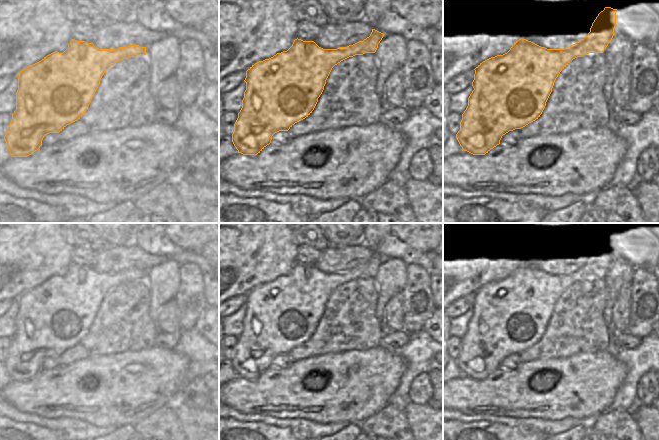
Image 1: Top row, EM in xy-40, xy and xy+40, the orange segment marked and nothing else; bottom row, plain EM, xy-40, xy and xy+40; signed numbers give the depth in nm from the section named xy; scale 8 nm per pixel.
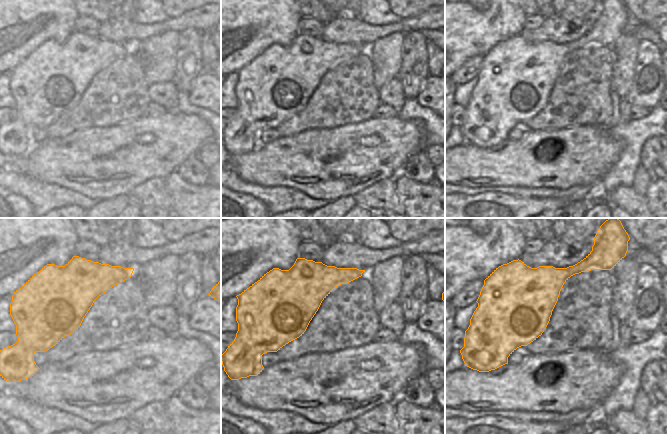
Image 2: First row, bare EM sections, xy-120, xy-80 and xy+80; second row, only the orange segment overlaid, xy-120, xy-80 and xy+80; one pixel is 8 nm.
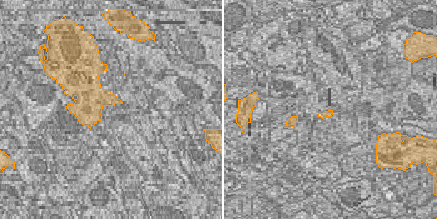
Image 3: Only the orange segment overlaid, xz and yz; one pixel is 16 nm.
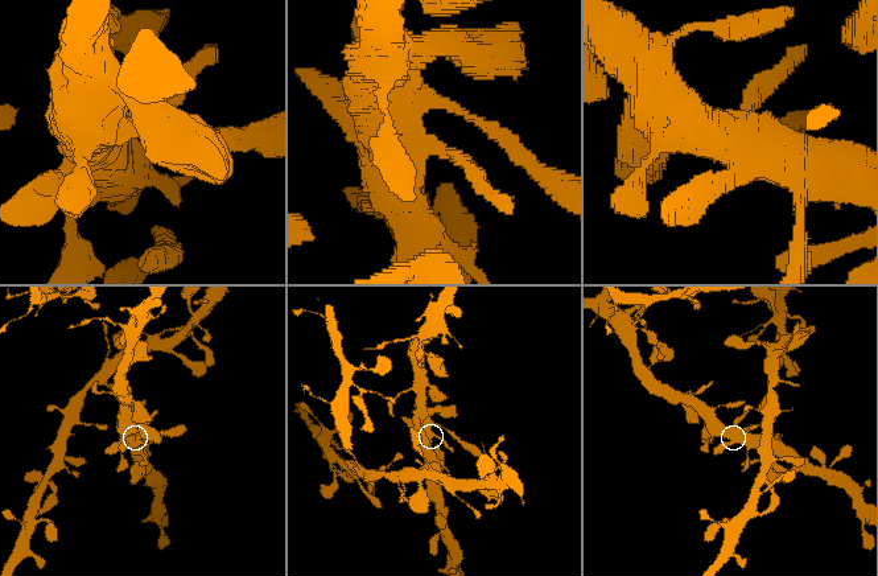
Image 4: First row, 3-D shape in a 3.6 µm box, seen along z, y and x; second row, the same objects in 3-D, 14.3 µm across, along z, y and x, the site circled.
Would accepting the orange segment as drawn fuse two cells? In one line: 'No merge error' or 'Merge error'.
No merge error

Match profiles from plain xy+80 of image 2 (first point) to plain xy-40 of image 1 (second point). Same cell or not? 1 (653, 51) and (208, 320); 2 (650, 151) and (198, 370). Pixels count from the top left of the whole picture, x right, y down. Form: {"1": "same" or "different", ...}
{"1": "different", "2": "different"}

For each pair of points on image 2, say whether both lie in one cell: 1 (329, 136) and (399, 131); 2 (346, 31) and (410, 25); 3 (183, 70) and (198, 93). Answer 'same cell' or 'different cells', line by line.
1: same cell
2: same cell
3: different cells

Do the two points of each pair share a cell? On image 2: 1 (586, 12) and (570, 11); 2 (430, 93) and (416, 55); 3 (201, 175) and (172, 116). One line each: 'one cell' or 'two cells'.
1: one cell
2: two cells
3: two cells

